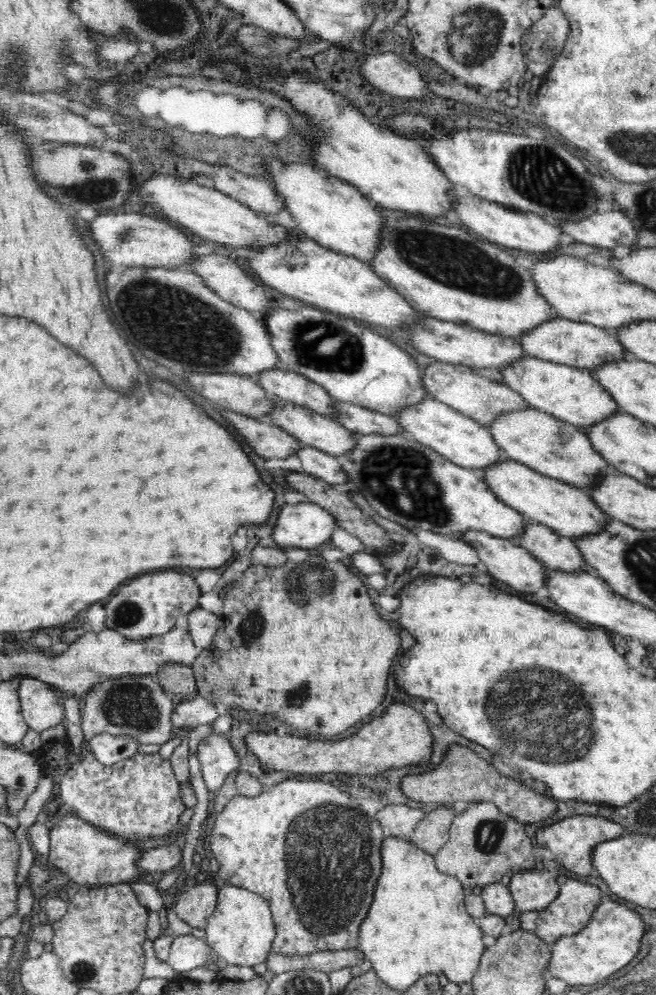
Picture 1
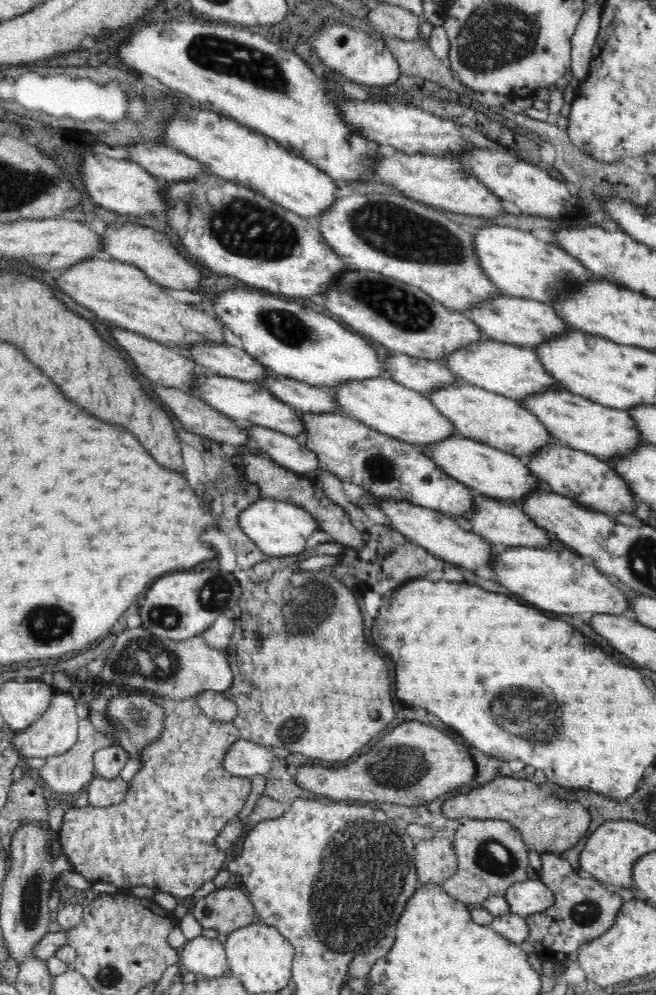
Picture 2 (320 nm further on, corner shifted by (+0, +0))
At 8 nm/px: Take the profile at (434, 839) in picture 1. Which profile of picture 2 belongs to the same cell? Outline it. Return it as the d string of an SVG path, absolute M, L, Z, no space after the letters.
M440 837L415 840L413 859L420 882L435 881L442 885L458 868L453 842Z

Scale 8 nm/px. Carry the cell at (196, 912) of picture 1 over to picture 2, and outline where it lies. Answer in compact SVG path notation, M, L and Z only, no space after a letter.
M225 886L224 890L212 892L210 896L202 898L191 914L194 914L202 928L214 929L219 934L226 935L236 928L252 924L257 918L247 894Z

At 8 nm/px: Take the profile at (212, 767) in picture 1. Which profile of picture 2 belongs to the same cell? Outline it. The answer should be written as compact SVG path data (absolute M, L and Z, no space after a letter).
M240 738L227 750L222 765L230 774L250 779L256 774L268 774L275 761L275 754L270 747Z

